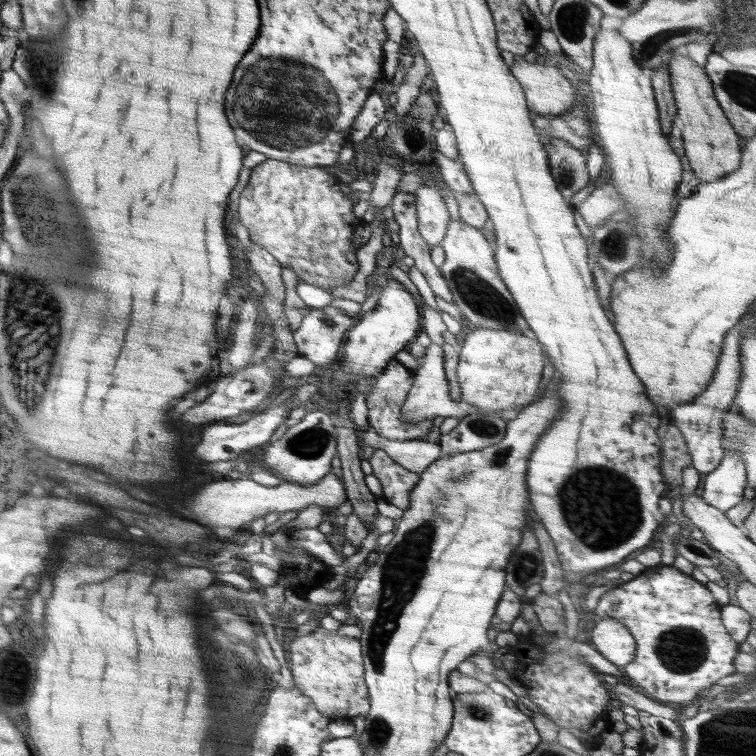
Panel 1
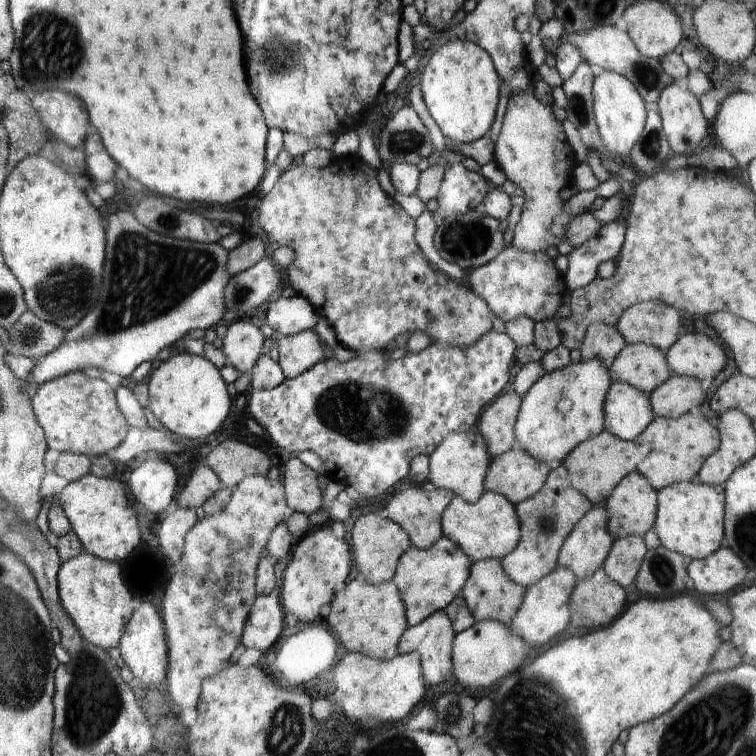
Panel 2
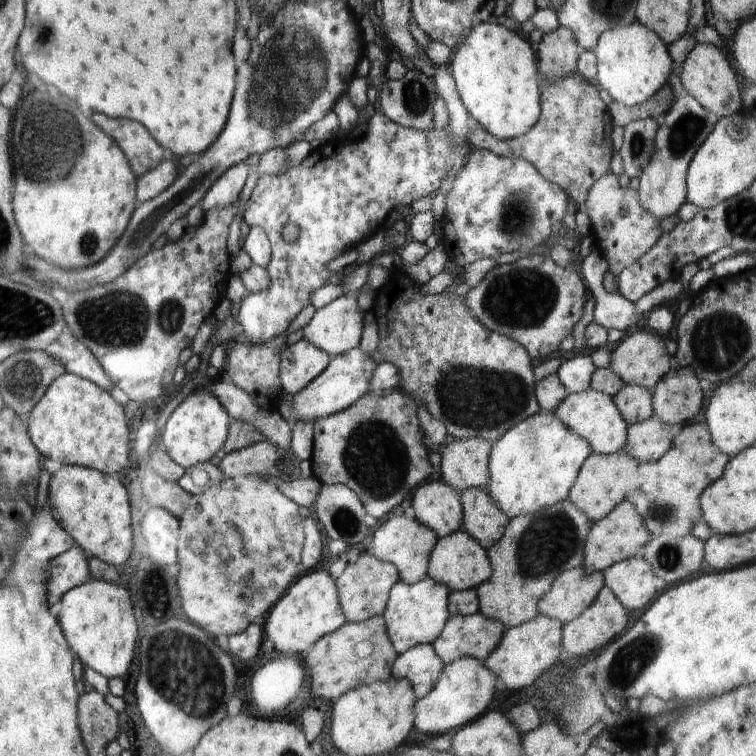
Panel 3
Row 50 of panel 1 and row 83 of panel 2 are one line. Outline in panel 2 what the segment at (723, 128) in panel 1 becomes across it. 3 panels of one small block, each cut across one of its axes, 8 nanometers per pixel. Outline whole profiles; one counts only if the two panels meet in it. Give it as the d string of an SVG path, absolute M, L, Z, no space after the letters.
M675 82L662 90L657 100L662 132L666 136L672 154L691 155L706 136L711 135L710 123L705 120L698 98L690 92L684 83Z

